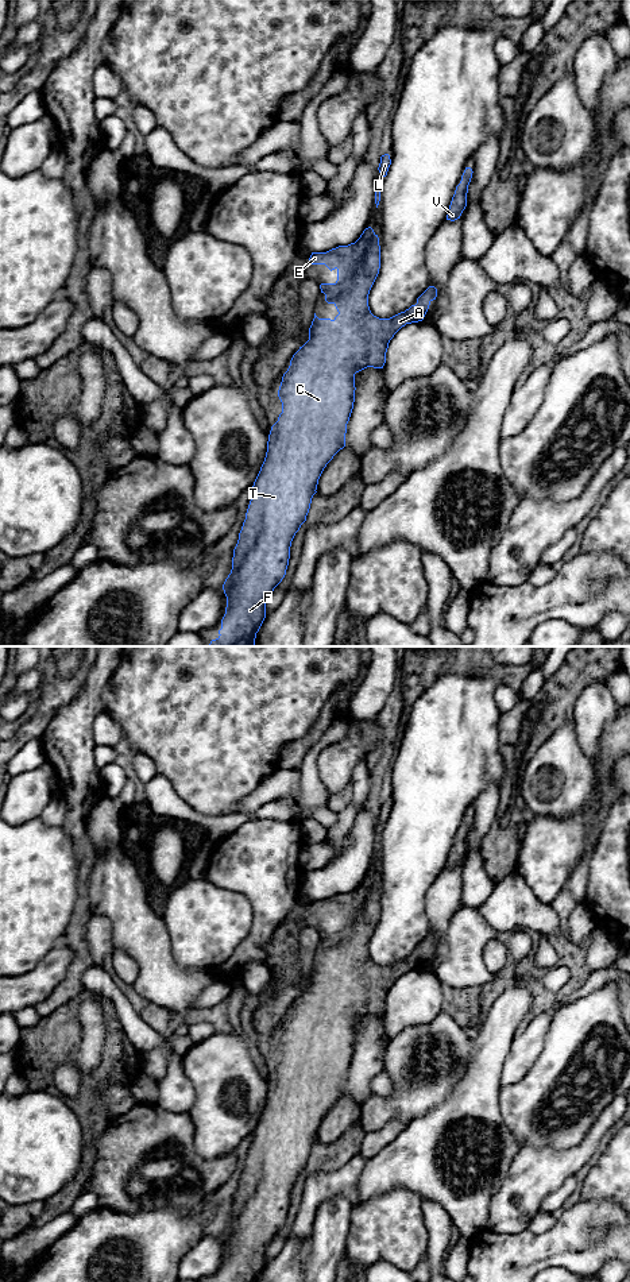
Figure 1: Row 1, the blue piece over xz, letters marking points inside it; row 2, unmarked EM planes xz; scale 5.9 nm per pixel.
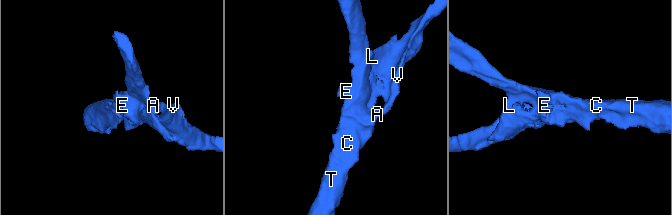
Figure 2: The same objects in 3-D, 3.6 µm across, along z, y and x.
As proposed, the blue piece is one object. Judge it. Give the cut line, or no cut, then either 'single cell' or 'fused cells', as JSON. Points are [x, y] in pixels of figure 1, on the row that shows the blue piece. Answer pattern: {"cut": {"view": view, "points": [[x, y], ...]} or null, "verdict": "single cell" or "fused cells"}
{"cut": null, "verdict": "single cell"}

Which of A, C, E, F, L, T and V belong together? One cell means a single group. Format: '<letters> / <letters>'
A C E F L T V

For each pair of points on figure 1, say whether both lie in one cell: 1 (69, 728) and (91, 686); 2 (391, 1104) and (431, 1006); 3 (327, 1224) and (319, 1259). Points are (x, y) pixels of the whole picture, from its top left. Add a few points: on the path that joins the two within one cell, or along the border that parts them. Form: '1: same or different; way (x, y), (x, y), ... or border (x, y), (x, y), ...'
1: same; way (77, 717), (88, 703), (89, 697)
2: different; border (443, 1010), (431, 1020), (405, 1027), (394, 1035)
3: same; way (327, 1232), (327, 1251)

